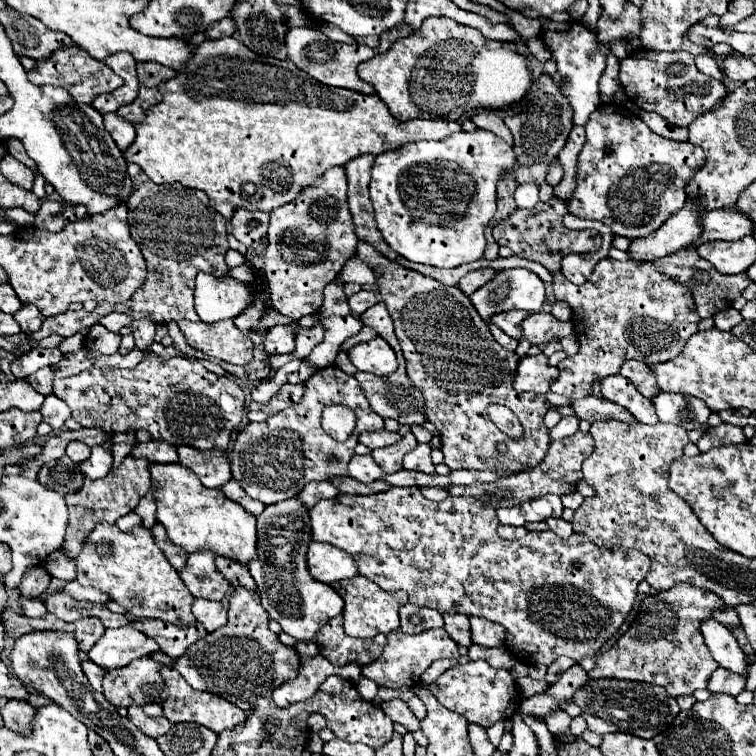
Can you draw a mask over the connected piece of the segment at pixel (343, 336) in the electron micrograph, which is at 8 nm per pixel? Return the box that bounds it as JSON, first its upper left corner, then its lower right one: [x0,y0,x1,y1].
[321,316,363,356]

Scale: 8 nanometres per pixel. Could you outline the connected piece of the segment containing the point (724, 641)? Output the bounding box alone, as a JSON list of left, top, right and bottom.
[701,618,749,678]

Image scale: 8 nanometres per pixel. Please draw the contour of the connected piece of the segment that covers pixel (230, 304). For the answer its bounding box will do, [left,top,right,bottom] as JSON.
[195,272,251,324]

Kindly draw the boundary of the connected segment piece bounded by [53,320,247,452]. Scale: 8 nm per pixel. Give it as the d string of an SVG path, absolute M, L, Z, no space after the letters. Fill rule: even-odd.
M133 320L131 328L135 346L145 352L135 368L89 368L79 376L55 380L53 394L73 410L73 418L85 428L101 428L107 434L145 430L153 440L167 440L171 446L227 452L231 432L241 426L247 414L241 386L227 376L205 370L197 360L159 358L149 350L155 342L155 322Z

